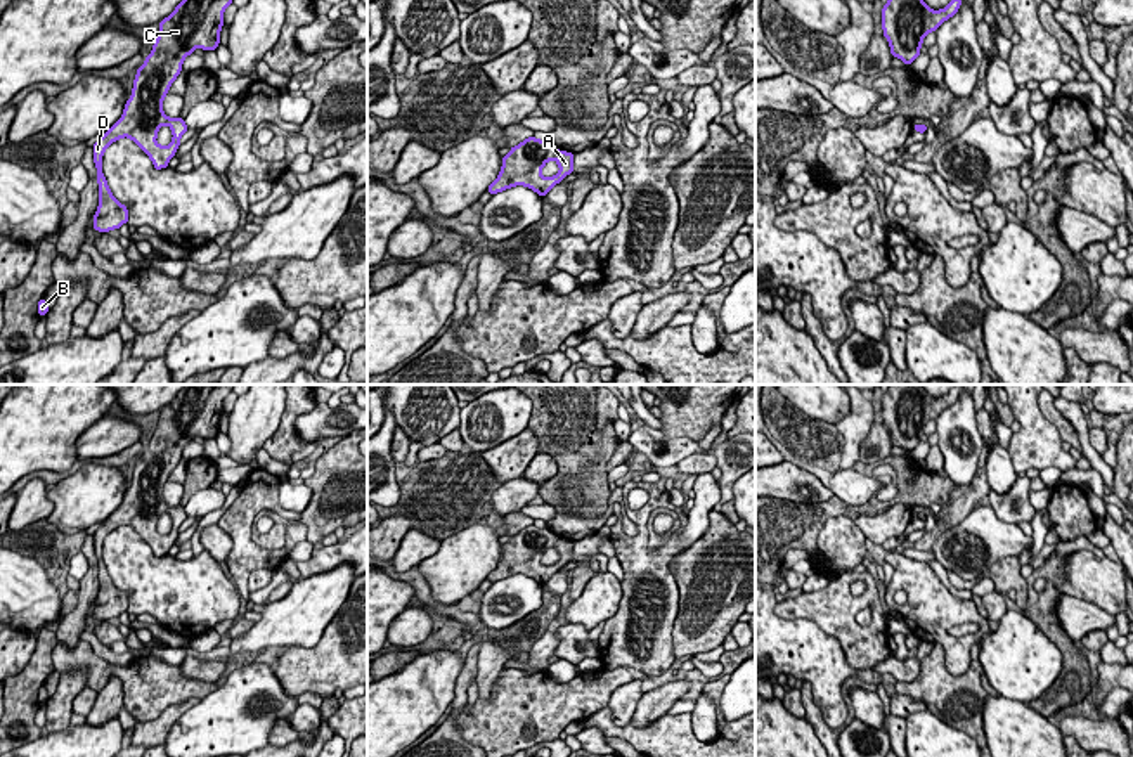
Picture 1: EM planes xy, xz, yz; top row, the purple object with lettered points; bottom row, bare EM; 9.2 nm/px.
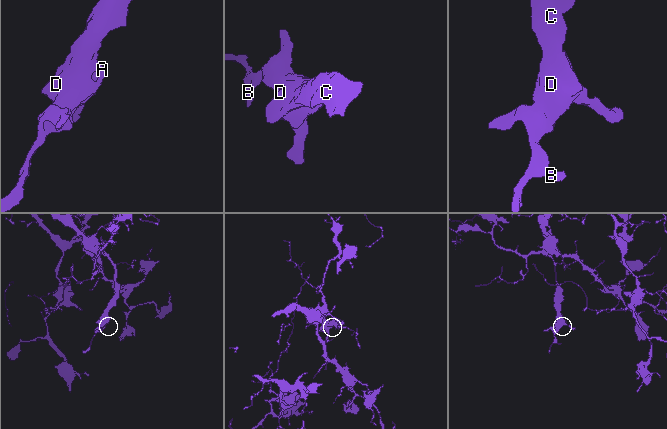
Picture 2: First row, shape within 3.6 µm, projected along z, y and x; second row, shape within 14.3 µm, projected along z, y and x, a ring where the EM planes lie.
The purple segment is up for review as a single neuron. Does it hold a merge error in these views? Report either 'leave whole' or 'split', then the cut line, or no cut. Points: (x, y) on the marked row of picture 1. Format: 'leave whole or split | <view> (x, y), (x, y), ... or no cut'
leave whole | no cut

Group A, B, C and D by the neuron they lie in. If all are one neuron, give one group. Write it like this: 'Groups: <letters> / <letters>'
Groups: A B C D

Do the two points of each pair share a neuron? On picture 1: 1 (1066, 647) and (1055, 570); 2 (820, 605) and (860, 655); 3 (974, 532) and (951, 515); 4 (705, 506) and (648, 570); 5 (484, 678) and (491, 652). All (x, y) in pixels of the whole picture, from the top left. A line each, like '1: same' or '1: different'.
1: same
2: same
3: different
4: different
5: same

